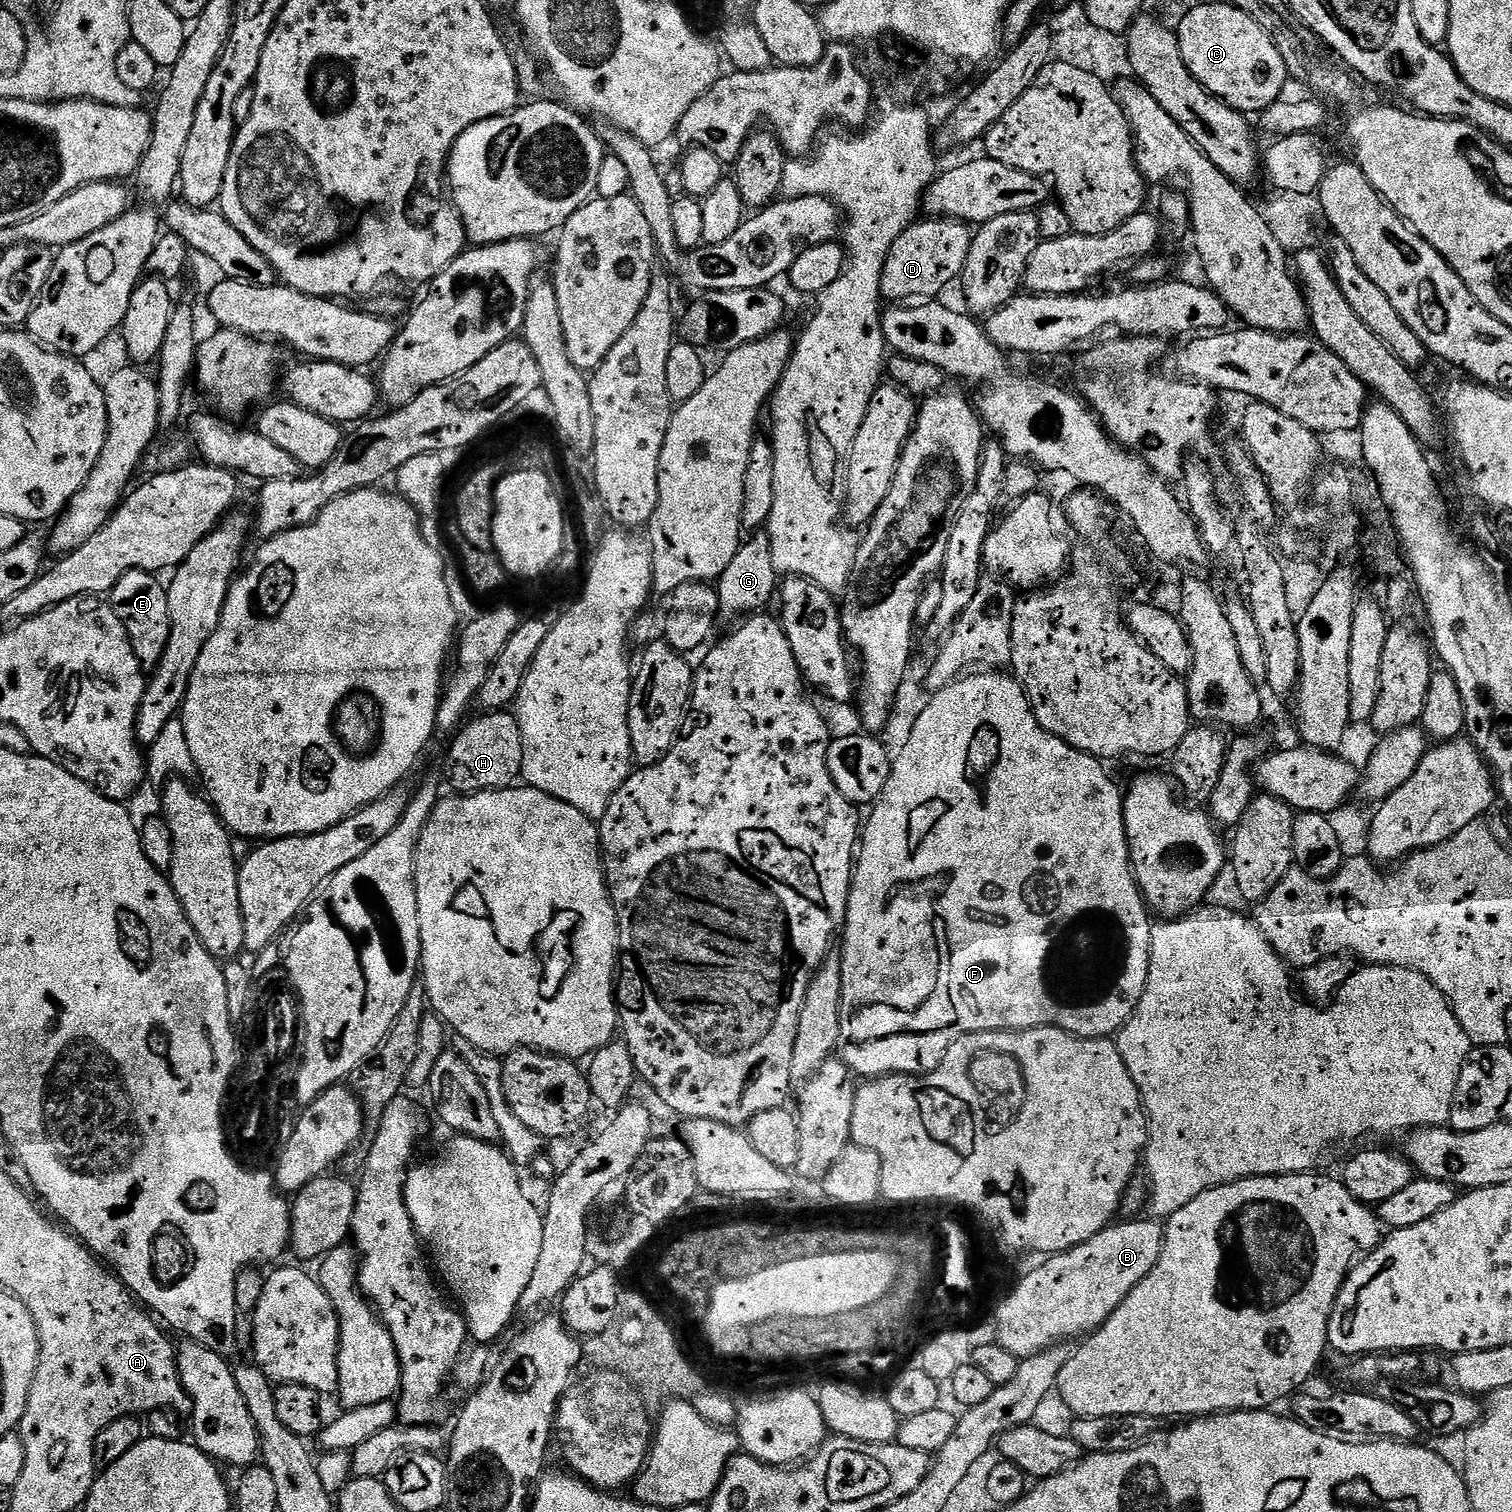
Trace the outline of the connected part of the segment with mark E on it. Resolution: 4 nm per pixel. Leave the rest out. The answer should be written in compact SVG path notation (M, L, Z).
M134 570L130 574L126 574L122 578L118 578L118 582L112 588L110 593L110 603L114 614L118 614L120 621L126 626L126 634L130 638L130 646L134 650L134 654L138 658L140 667L145 670L151 670L158 666L162 654L166 650L166 642L170 642L170 606L168 605L168 589L162 583L159 575L143 572L142 570Z

